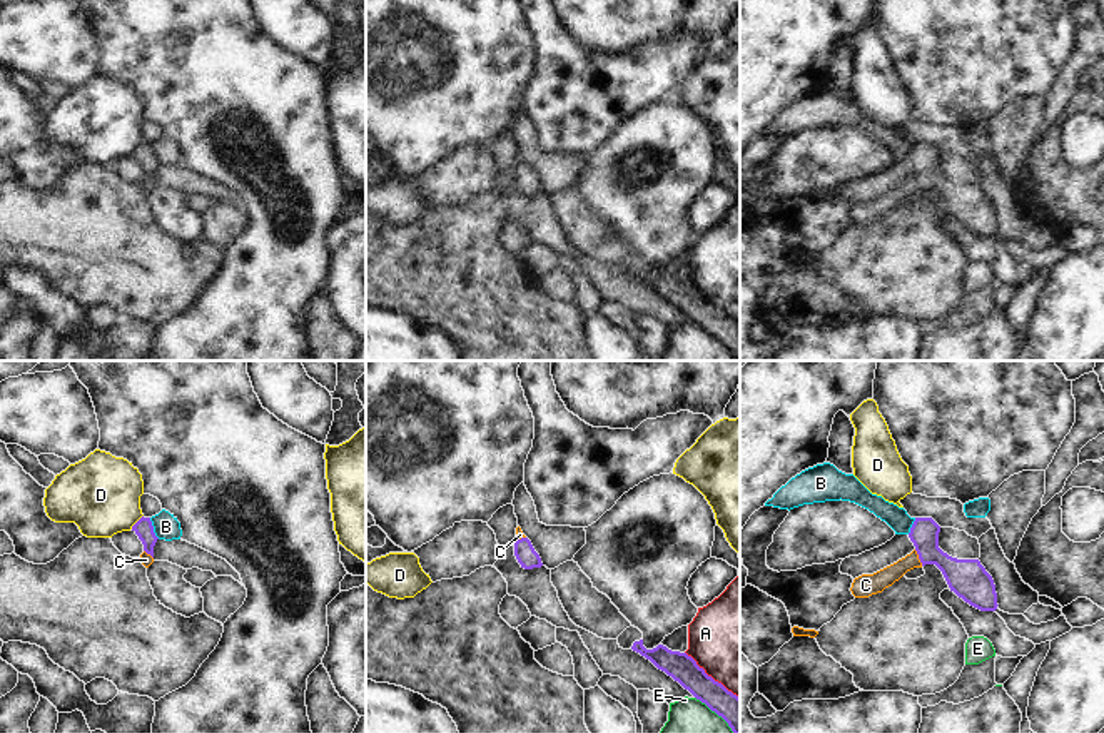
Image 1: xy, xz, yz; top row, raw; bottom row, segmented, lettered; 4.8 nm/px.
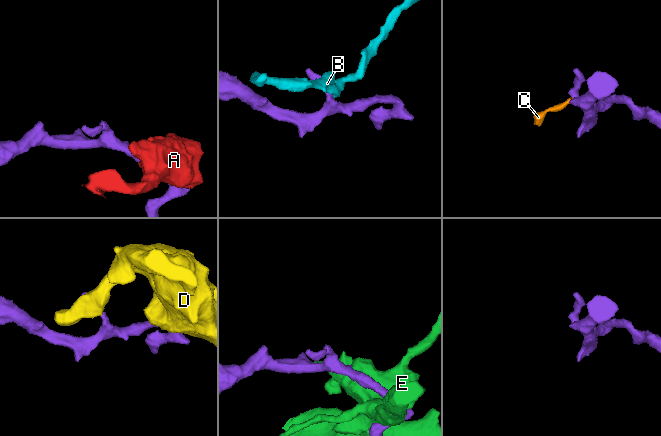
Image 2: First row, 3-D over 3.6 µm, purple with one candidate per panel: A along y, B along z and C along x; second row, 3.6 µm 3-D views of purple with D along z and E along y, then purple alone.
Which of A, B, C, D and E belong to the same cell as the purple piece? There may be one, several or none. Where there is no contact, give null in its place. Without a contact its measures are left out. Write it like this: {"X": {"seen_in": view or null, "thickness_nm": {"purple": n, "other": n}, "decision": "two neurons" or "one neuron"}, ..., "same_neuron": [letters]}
{"A": {"seen_in": "xz", "thickness_nm": {"purple": 150, "other": 440}, "decision": "two neurons"}, "B": {"seen_in": "xy", "thickness_nm": {"purple": 90, "other": 120}, "decision": "two neurons"}, "C": {"seen_in": "yz", "thickness_nm": {"purple": 180, "other": 100}, "decision": "one neuron"}, "D": {"seen_in": "xy", "thickness_nm": {"purple": 90, "other": 380}, "decision": "two neurons"}, "E": {"seen_in": "xz", "thickness_nm": {"purple": 150, "other": 180}, "decision": "two neurons"}, "same_neuron": ["C"]}

